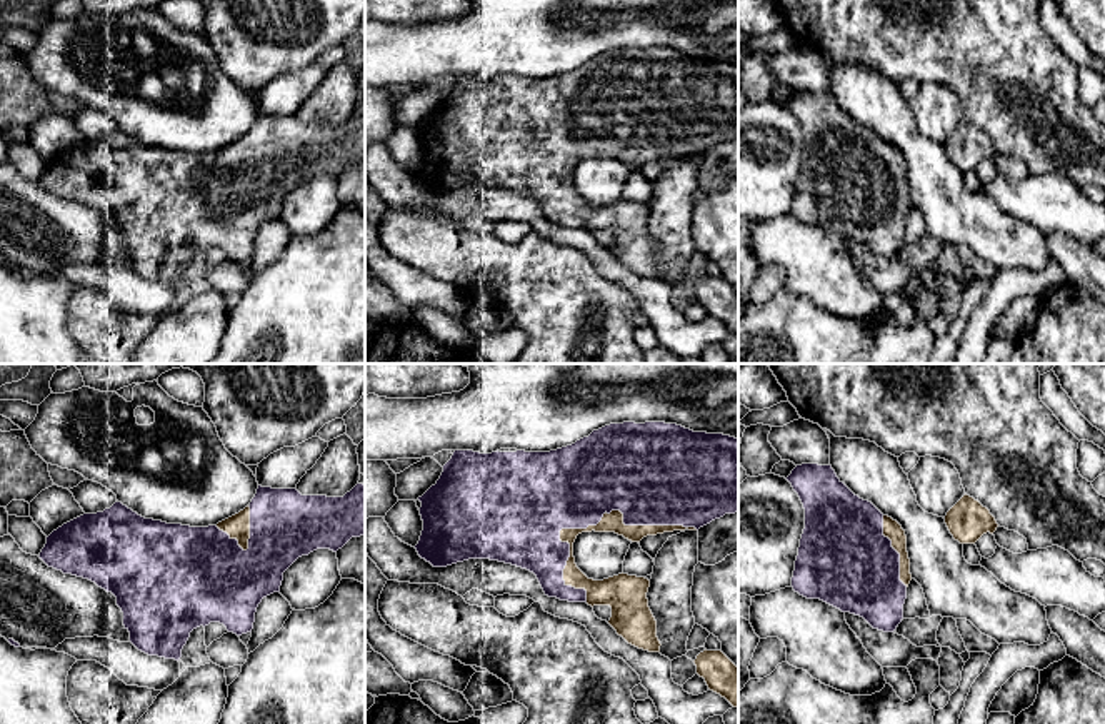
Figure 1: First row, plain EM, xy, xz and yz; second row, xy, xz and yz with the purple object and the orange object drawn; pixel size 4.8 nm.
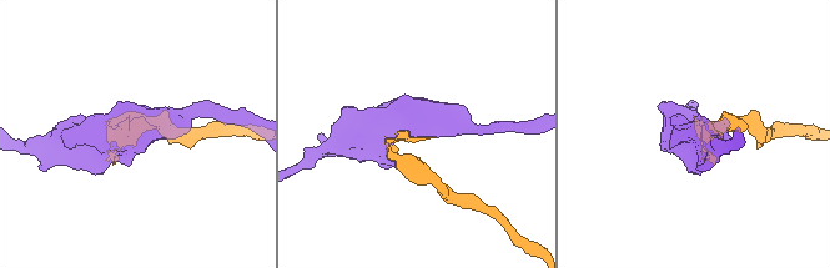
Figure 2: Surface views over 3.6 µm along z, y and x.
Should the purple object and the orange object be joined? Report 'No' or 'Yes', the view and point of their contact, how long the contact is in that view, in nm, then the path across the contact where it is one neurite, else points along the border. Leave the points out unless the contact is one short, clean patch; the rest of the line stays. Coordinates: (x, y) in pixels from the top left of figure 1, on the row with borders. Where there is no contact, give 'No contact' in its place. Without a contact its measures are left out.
Yes. Touches purple at xz (602, 516). Shared border 700 nm

